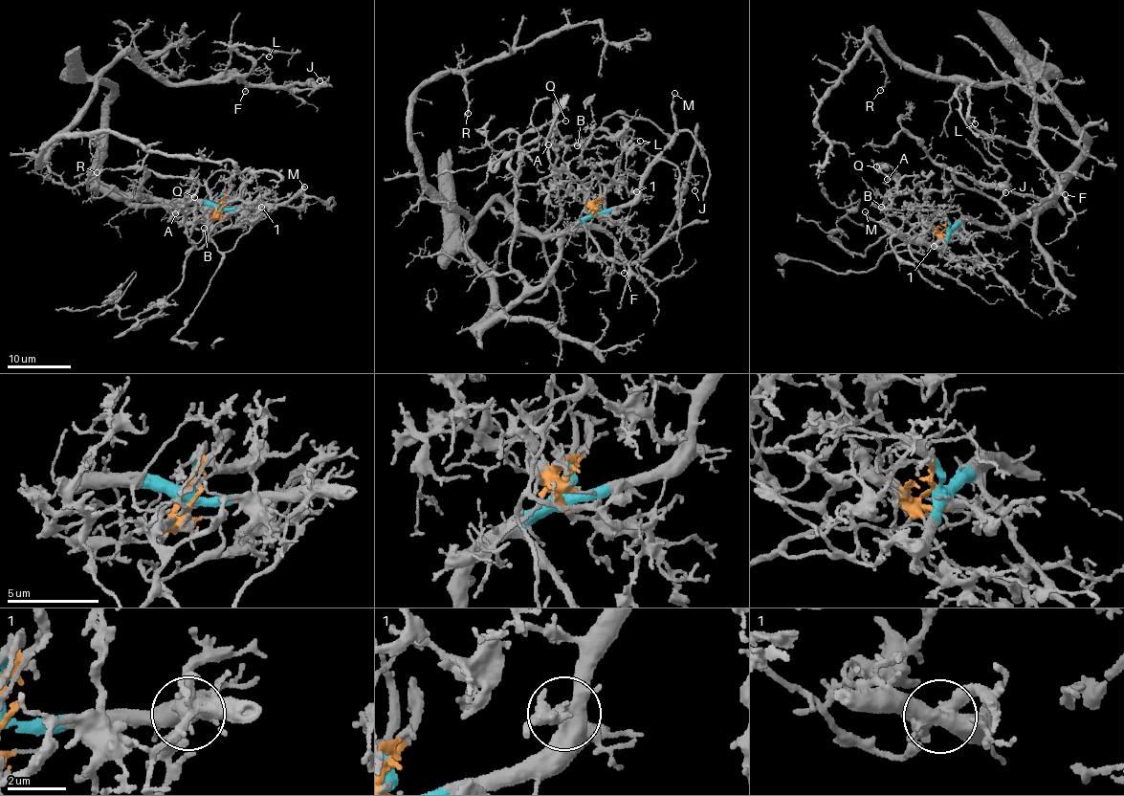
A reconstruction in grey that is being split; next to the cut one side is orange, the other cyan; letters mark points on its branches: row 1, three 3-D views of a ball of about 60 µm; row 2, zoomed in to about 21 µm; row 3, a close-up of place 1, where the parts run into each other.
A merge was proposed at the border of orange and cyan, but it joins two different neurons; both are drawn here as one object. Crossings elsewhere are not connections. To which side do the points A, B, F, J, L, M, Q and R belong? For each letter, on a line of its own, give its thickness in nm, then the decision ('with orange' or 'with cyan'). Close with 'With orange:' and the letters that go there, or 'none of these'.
A: calibre 170 nm; with orange
B: calibre 130 nm; with orange
F: calibre 170 nm; with cyan
J: calibre 130 nm; with cyan
L: calibre 140 nm; with cyan
M: calibre 110 nm; with cyan
Q: calibre 130 nm; with orange
R: calibre 120 nm; with cyan
With orange: A, B, Q

